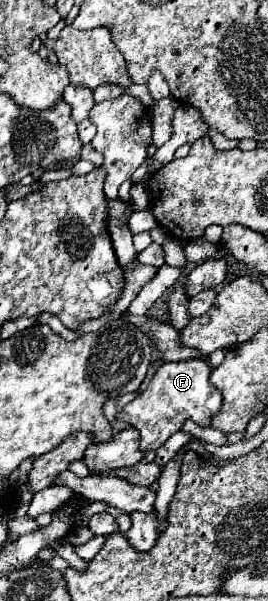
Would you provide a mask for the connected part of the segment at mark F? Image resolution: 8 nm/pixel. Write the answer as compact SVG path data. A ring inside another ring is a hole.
M191 358L183 362L165 362L157 368L145 392L131 400L119 414L117 420L129 422L141 434L141 450L157 450L181 424L191 418L201 426L209 426L211 416L221 408L221 392L209 382L211 366L205 358Z

